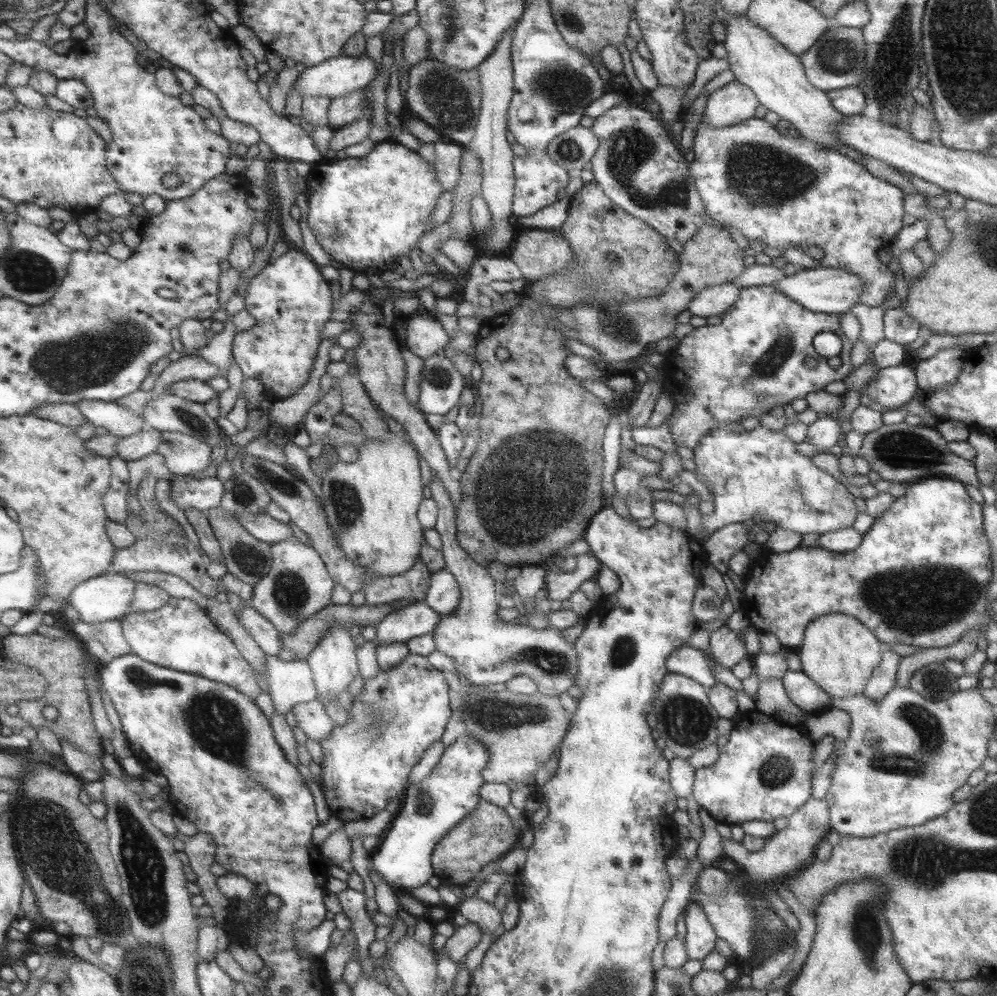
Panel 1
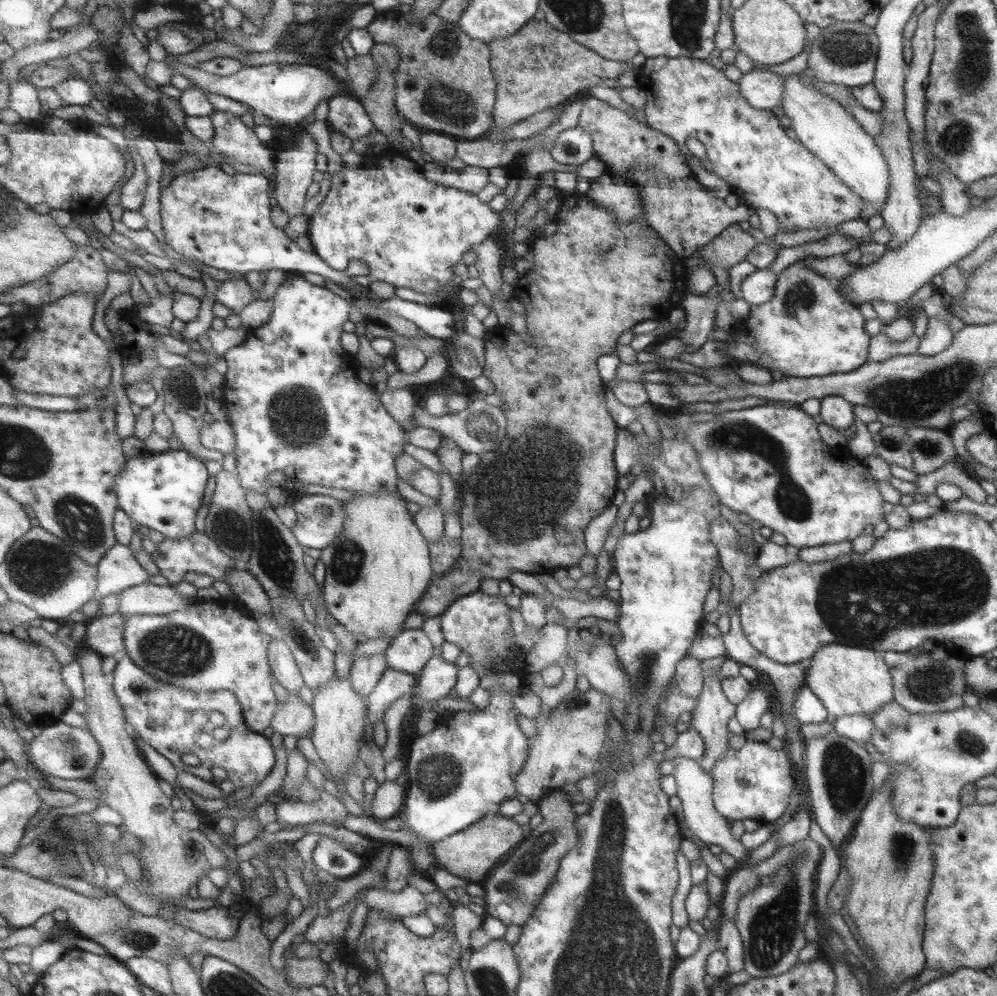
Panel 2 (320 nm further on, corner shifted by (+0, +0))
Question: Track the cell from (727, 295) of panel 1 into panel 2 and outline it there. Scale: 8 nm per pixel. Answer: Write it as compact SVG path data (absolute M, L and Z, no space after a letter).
M756 269L740 284L743 300L753 306L772 299L776 287L776 275L768 269Z

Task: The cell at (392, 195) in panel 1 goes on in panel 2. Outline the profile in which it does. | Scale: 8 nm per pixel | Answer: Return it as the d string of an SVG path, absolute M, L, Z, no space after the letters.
M391 147L375 157L369 167L353 170L343 168L333 174L327 195L309 217L306 234L313 252L333 271L345 271L351 259L361 260L367 266L367 275L350 276L359 286L369 286L375 280L387 282L394 288L410 288L421 294L434 294L453 280L453 265L461 263L461 257L487 236L503 228L499 211L493 211L487 203L481 203L473 194L455 188L433 184L425 180L421 168L403 151Z

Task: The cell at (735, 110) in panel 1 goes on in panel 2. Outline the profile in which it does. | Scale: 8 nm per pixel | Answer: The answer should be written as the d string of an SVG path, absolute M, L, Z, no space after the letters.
M754 69L742 74L739 82L743 98L752 106L769 110L778 106L784 97L784 80L779 74L765 69Z

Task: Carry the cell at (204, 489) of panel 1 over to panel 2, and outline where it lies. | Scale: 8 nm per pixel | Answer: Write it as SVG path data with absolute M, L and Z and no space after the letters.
M141 448L136 456L128 458L119 469L115 478L115 493L117 508L121 509L135 524L146 526L148 530L155 530L163 534L164 538L183 540L189 538L196 531L193 520L195 512L202 504L203 489L207 484L209 474L205 465L195 456L183 449L167 449L163 452L148 452Z

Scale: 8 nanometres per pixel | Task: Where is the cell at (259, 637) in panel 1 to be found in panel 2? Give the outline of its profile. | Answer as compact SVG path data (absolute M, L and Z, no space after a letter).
M271 638L271 642L267 645L267 662L273 677L286 692L297 693L303 686L295 660L281 639Z

